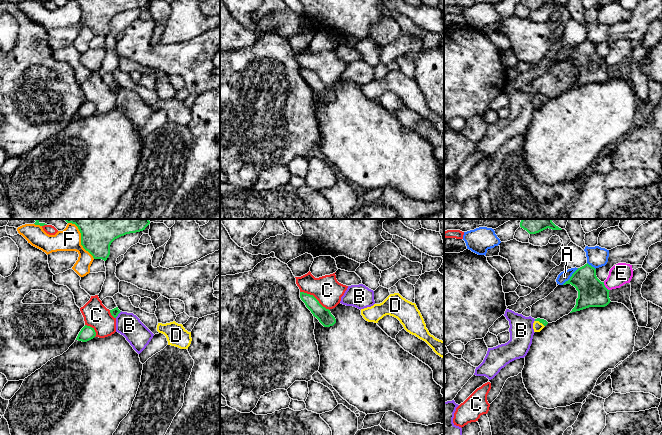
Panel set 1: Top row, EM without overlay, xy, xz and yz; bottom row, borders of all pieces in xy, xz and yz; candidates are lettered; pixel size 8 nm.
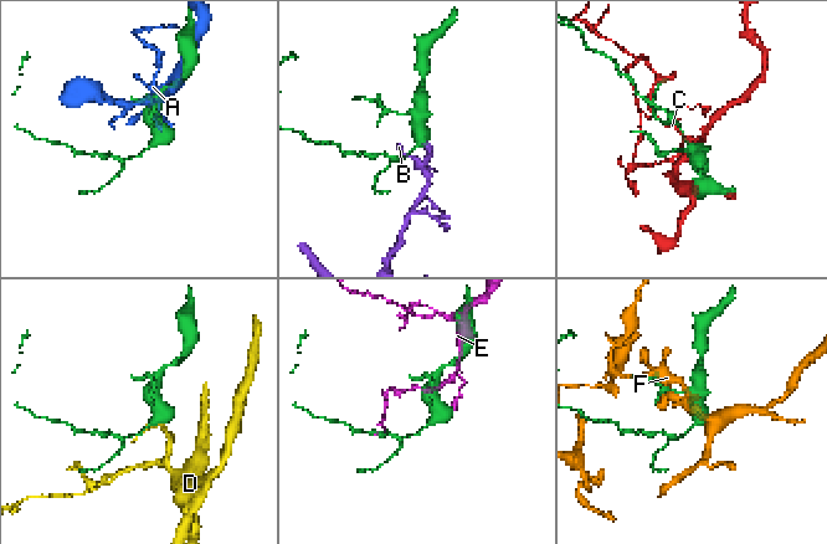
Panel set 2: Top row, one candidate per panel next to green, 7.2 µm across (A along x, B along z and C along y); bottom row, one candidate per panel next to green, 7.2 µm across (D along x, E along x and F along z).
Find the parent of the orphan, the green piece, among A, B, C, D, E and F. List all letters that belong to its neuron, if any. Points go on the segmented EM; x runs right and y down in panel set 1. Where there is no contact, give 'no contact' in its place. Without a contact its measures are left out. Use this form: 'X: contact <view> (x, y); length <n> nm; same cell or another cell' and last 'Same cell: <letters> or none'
A: contact yz (570, 277); length 190 nm; another cell
B: contact xy (118, 313); length 80 nm; another cell
C: contact xz (315, 298); length 280 nm; another cell
D: contact yz (540, 322); length 90 nm; same cell
E: contact yz (604, 286); length 90 nm; another cell
F: contact xy (81, 238); length 360 nm; another cell
Same cell: D

